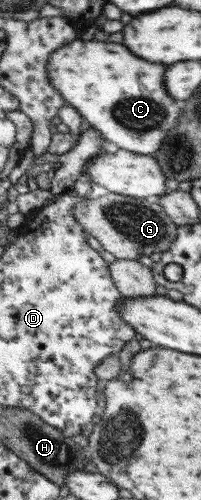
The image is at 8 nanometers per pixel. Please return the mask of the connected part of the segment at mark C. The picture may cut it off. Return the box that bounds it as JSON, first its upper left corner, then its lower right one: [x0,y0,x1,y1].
[48,38,185,156]

